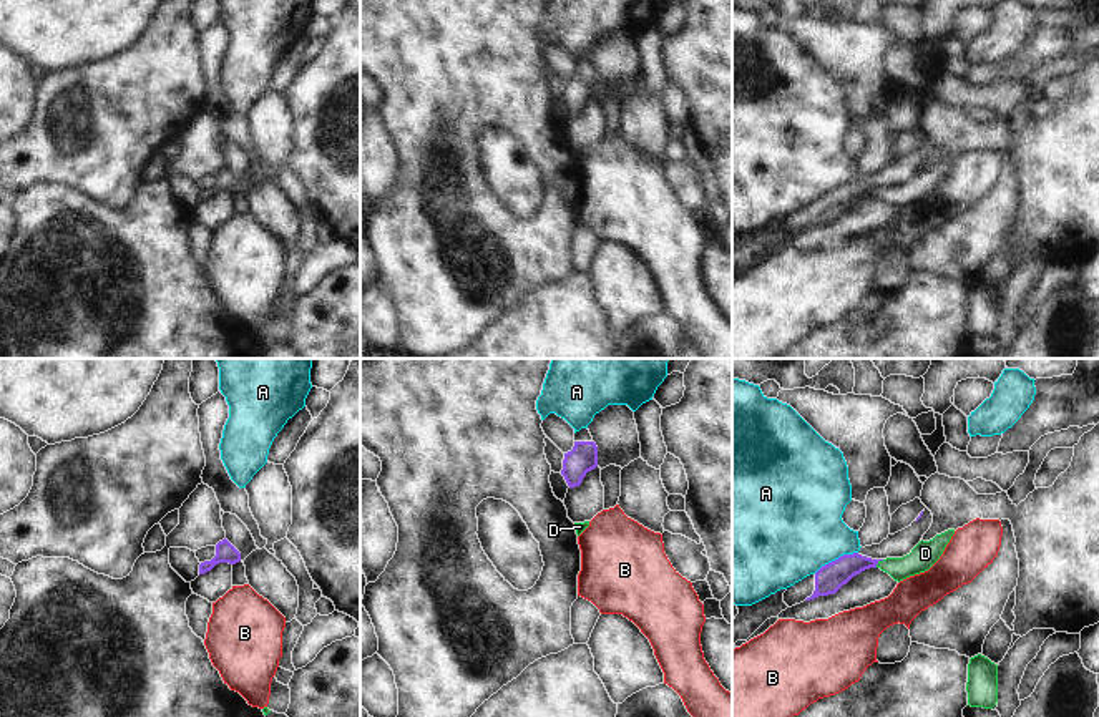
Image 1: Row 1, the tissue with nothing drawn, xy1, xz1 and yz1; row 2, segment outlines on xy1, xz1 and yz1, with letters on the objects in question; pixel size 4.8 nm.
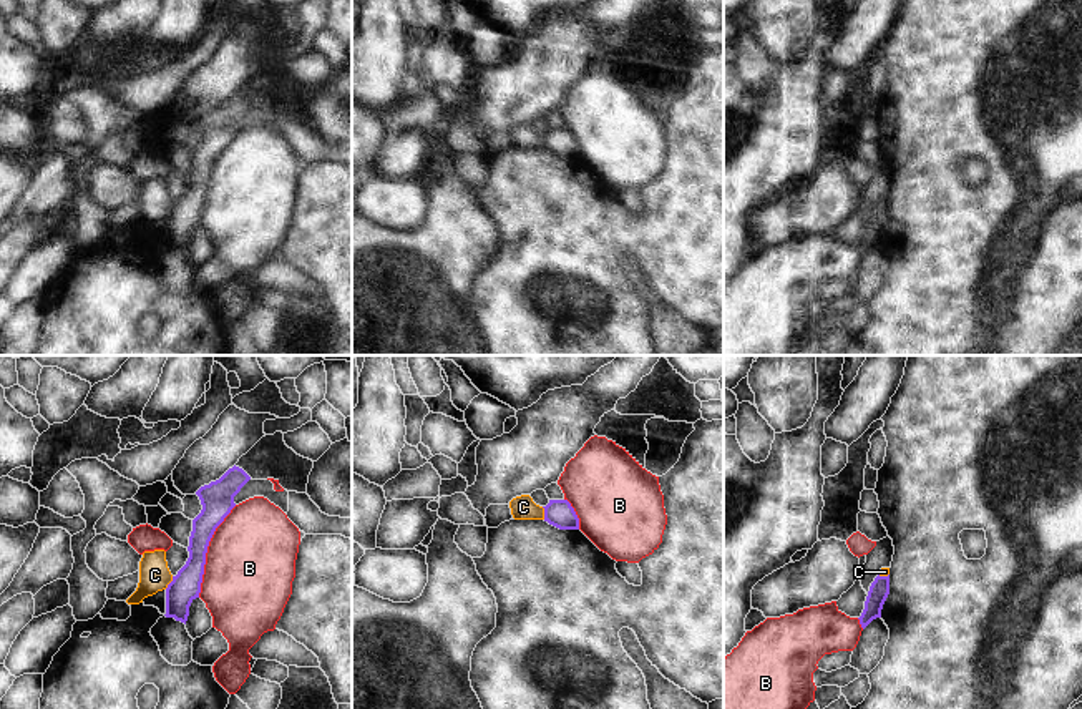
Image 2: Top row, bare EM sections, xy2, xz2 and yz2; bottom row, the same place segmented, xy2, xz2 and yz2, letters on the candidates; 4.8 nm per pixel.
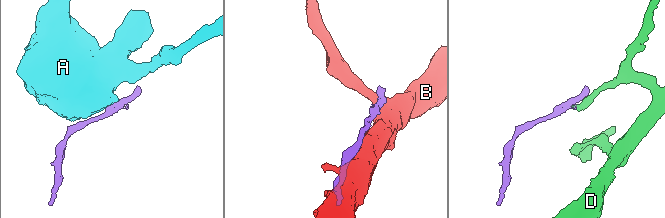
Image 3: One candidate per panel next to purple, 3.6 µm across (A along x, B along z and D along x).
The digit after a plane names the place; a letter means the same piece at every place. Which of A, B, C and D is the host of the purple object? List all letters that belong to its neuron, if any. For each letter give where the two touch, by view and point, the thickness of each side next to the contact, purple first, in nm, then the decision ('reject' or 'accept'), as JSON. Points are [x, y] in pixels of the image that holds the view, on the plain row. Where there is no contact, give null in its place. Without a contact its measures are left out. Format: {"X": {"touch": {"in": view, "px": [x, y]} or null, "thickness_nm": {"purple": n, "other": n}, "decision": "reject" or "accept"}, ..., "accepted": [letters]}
{"A": {"touch": {"in": "yz1", "px": [835, 188]}, "thickness_nm": {"purple": 140, "other": 460}, "decision": "reject"}, "B": {"touch": {"in": "xy2", "px": [206, 180]}, "thickness_nm": {"purple": 150, "other": 440}, "decision": "reject"}, "C": {"touch": {"in": "xy2", "px": [170, 211]}, "thickness_nm": {"purple": 140, "other": 150}, "decision": "reject"}, "D": {"touch": {"in": "yz1", "px": [877, 191]}, "thickness_nm": {"purple": 140, "other": 120}, "decision": "accept"}, "accepted": ["D"]}

